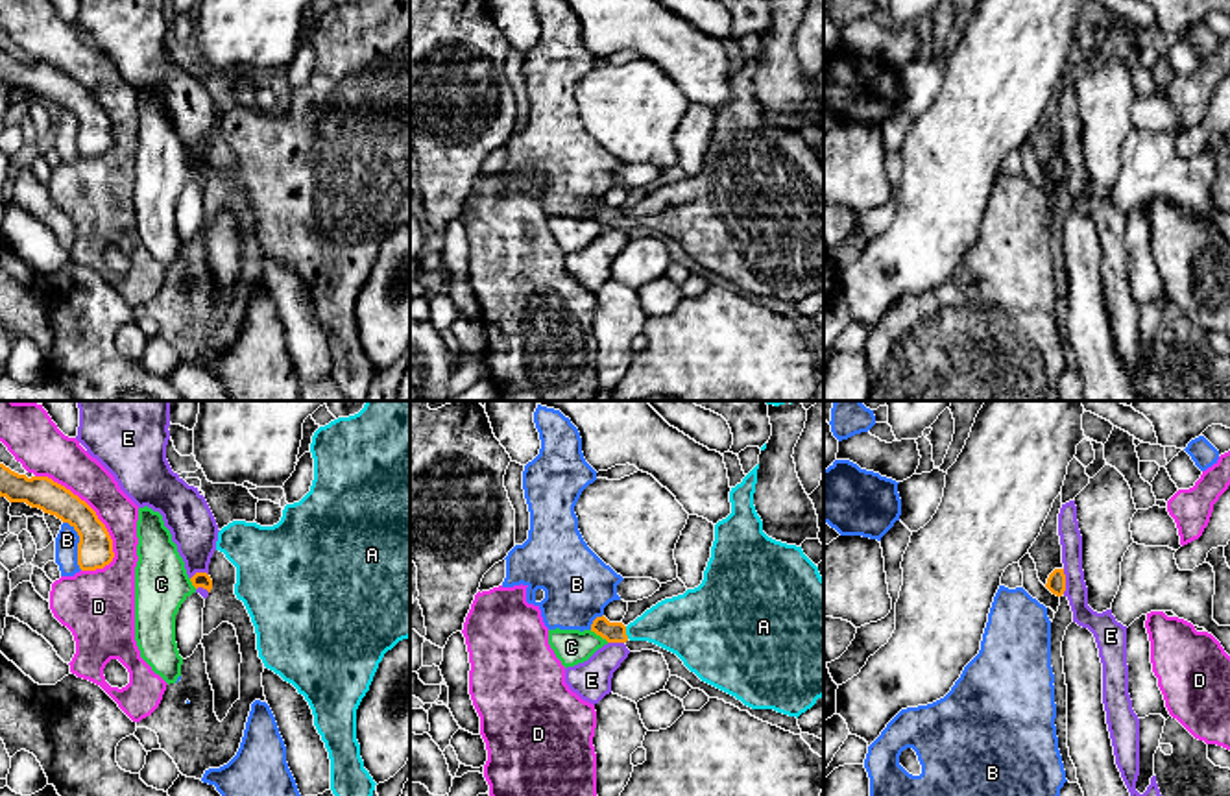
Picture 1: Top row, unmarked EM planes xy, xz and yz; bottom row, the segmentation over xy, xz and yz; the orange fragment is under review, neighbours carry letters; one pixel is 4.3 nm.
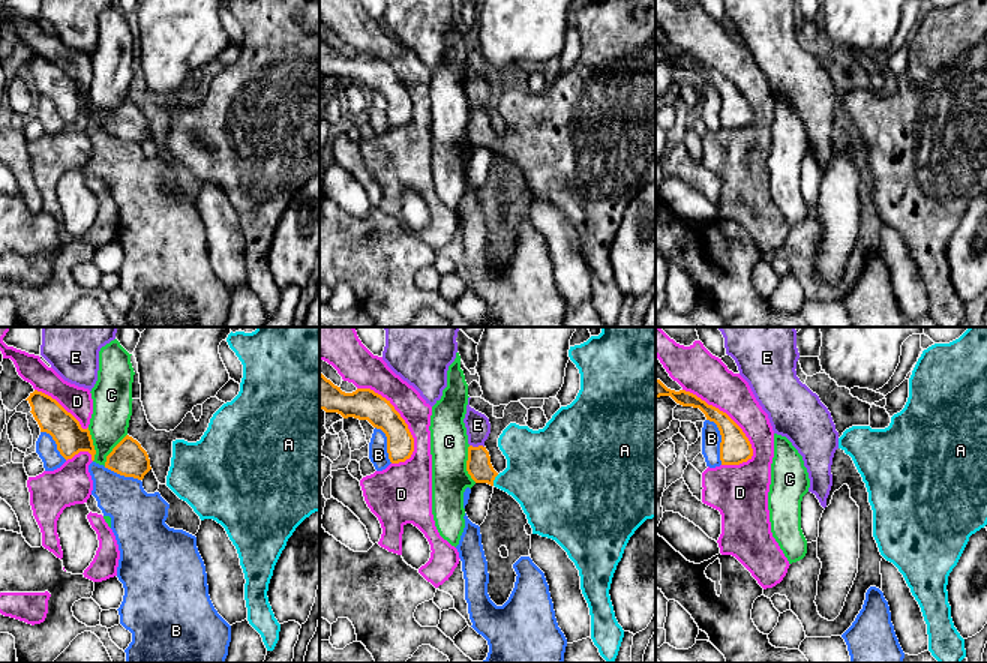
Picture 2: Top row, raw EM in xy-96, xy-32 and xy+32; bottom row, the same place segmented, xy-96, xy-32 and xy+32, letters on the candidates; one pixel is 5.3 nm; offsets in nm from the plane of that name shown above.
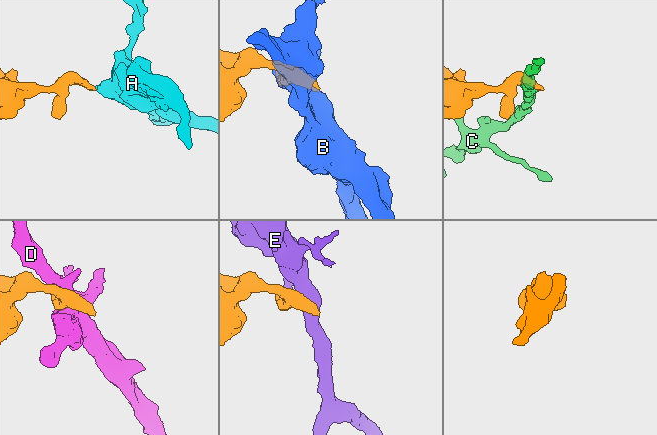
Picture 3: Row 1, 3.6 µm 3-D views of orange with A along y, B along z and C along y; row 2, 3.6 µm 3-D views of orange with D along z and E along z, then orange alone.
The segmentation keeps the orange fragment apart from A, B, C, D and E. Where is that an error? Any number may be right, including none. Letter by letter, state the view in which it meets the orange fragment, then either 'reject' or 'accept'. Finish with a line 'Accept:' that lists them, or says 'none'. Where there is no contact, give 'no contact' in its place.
A: contact in xz; accept
B: contact in xy; reject
C: contact in xz; reject
D: contact in xy; reject
E: contact in yz; reject
Accept: A

